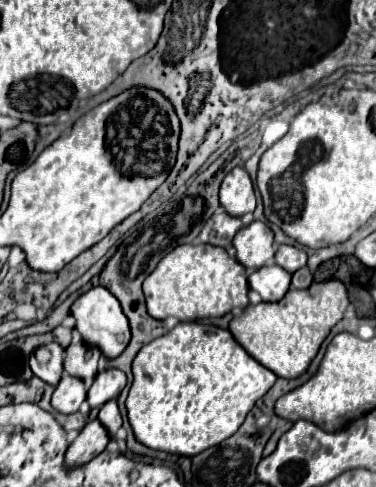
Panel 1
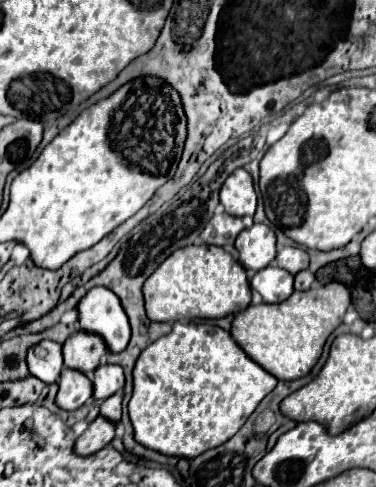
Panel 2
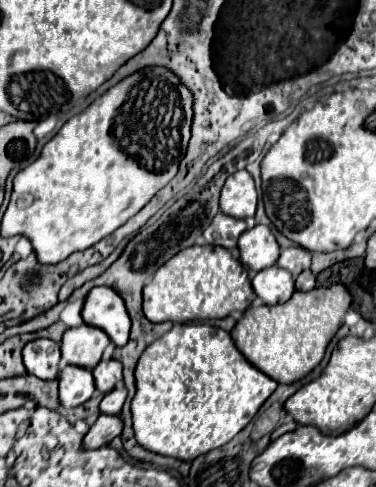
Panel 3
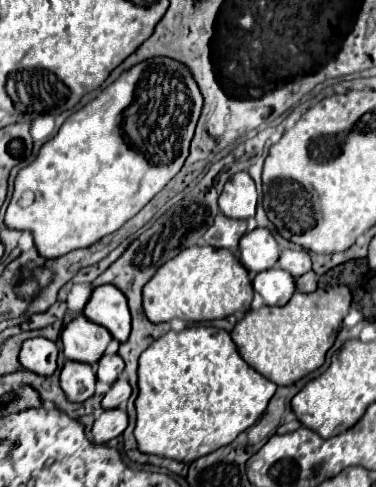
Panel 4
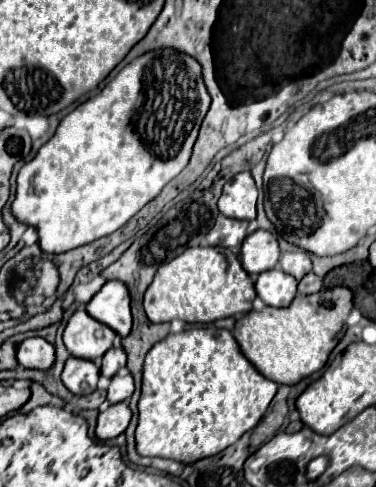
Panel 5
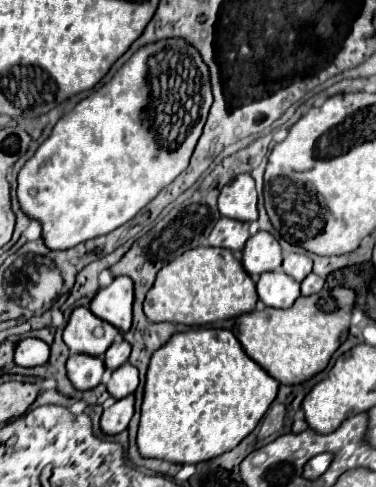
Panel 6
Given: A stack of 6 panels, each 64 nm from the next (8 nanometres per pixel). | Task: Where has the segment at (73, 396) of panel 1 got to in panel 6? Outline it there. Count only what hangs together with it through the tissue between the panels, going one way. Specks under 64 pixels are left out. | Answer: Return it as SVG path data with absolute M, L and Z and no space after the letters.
M72 354L66 362L68 380L76 390L92 390L100 384L104 374L104 360L96 356L76 356Z

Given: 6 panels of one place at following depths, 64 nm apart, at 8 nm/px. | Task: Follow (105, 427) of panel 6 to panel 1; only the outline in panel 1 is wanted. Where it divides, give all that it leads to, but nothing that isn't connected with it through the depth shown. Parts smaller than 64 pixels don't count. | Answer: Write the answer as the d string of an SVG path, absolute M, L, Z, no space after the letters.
M92 420L88 422L78 438L68 446L66 450L66 456L64 456L64 462L68 468L78 468L78 466L84 466L88 464L92 458L96 458L100 452L106 450L110 438L108 438L108 432L102 428L102 424L98 420Z

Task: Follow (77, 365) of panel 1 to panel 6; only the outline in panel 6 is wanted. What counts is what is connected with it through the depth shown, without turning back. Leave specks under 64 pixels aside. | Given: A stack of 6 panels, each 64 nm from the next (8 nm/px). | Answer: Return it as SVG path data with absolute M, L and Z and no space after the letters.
M80 306L72 312L64 328L64 342L76 354L102 356L114 342L118 330L96 318L88 308Z

